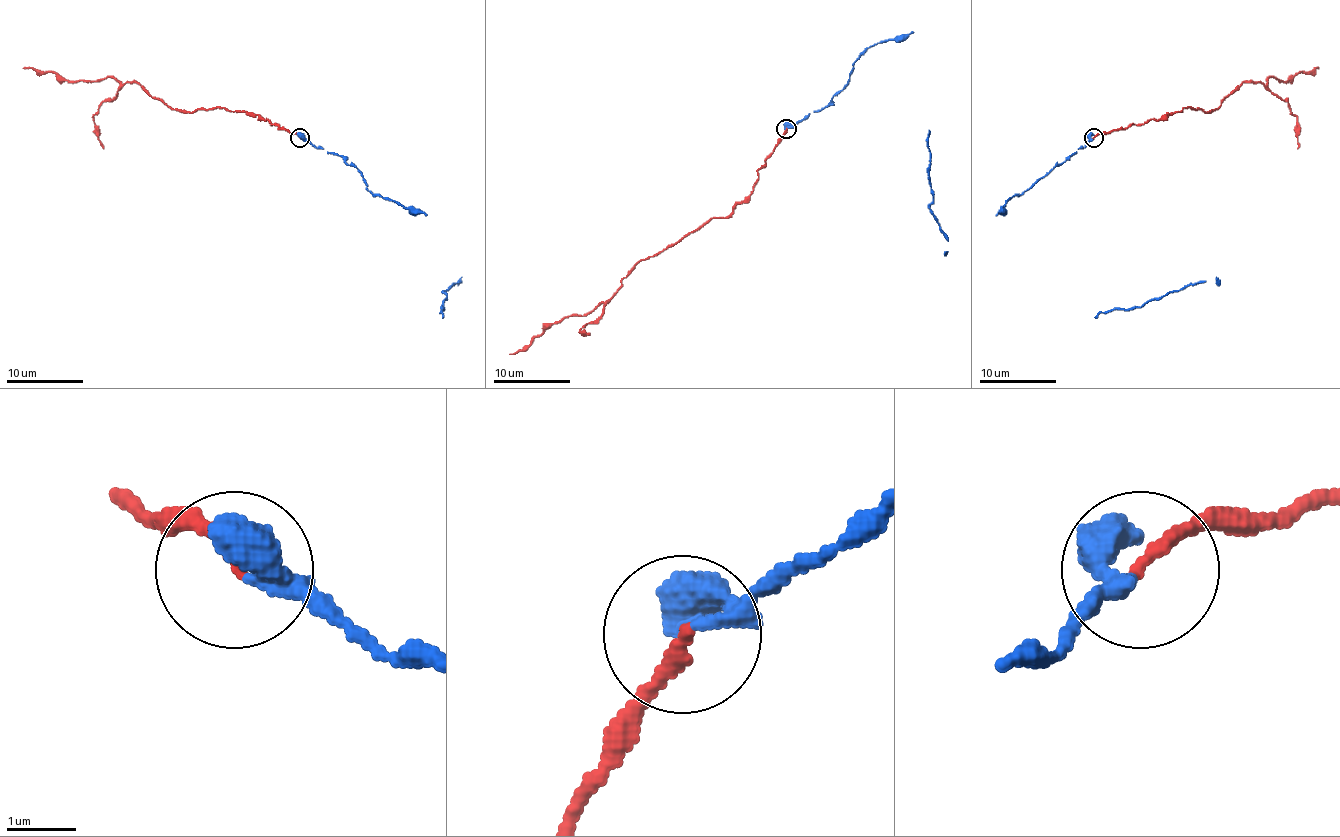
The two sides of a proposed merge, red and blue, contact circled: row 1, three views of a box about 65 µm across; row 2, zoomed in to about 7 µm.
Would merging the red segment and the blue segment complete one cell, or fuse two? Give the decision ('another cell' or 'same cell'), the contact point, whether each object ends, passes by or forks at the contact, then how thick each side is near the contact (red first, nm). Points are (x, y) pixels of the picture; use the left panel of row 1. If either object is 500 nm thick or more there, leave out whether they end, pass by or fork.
same cell | (299, 138) | red ends | blue passes by | 200/200 nm

